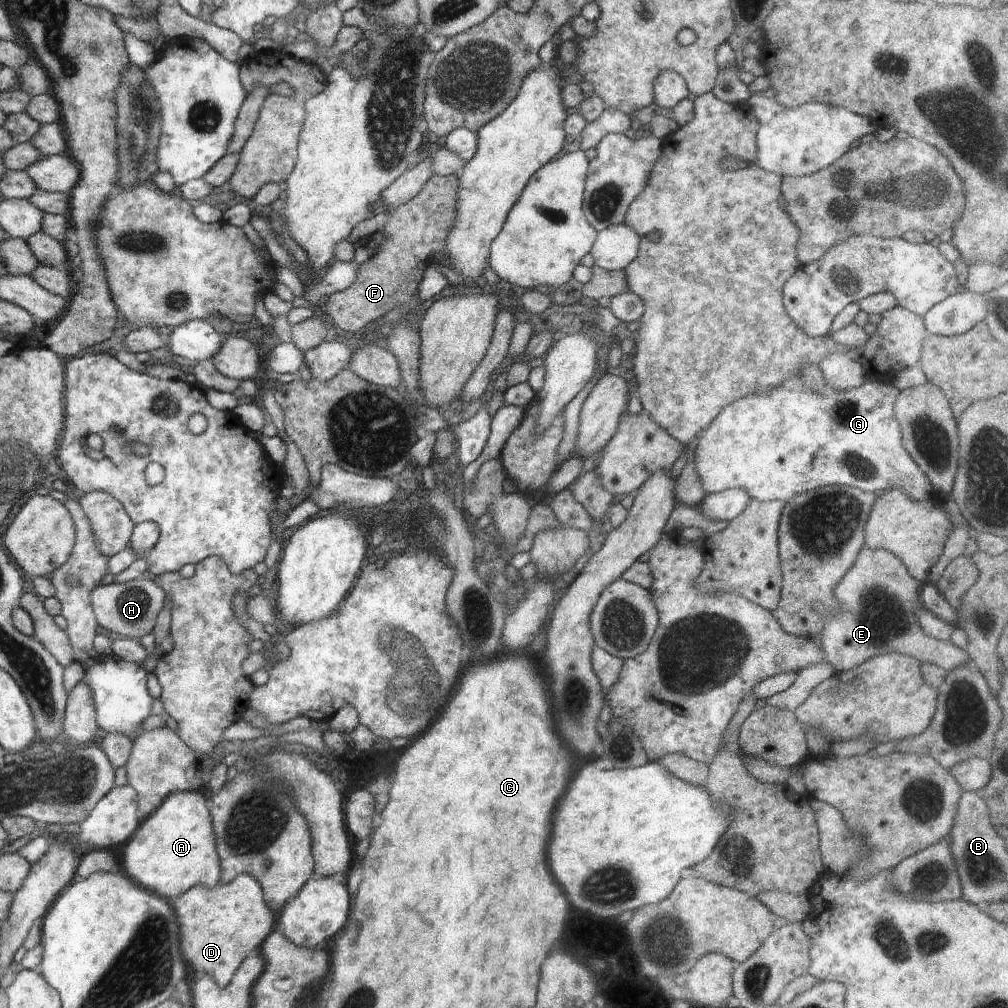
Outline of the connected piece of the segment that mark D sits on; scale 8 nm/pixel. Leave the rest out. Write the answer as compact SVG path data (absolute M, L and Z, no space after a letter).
M246 873L239 874L229 883L218 884L214 888L196 885L178 895L172 902L179 924L180 950L184 960L192 966L197 975L210 975L220 987L228 986L236 969L243 960L258 952L264 939L276 928L275 912L272 912L263 899L261 884Z

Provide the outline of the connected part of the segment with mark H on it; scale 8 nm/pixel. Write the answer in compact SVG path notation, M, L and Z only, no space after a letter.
M147 575L120 584L96 587L91 592L91 605L100 628L131 639L140 639L153 632L158 614L163 609L166 592L155 578Z

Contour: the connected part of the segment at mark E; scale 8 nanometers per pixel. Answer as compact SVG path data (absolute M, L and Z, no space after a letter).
M864 544L856 557L853 567L846 574L846 578L842 578L842 582L836 583L833 590L839 609L835 615L828 617L823 622L821 630L821 647L823 648L826 662L830 663L836 672L842 672L860 666L868 659L880 655L900 653L915 658L920 664L933 664L948 672L966 661L971 661L967 651L957 648L951 640L942 642L941 640L933 639L922 630L918 622L919 616L916 612L919 604L922 606L920 602L922 586L915 578L912 578L908 569L892 552L884 549L873 549Z

